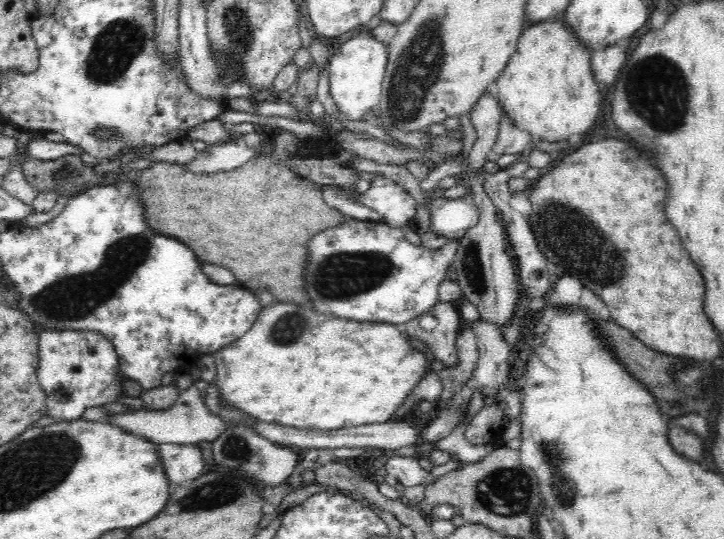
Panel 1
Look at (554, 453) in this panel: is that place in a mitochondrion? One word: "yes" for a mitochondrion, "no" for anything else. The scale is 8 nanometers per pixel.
yes

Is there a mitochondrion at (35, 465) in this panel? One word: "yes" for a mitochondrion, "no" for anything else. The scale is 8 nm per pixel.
yes

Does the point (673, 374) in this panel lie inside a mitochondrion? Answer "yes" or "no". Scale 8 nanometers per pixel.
yes

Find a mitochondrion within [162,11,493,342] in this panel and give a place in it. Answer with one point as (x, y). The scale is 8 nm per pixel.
(419, 67)

